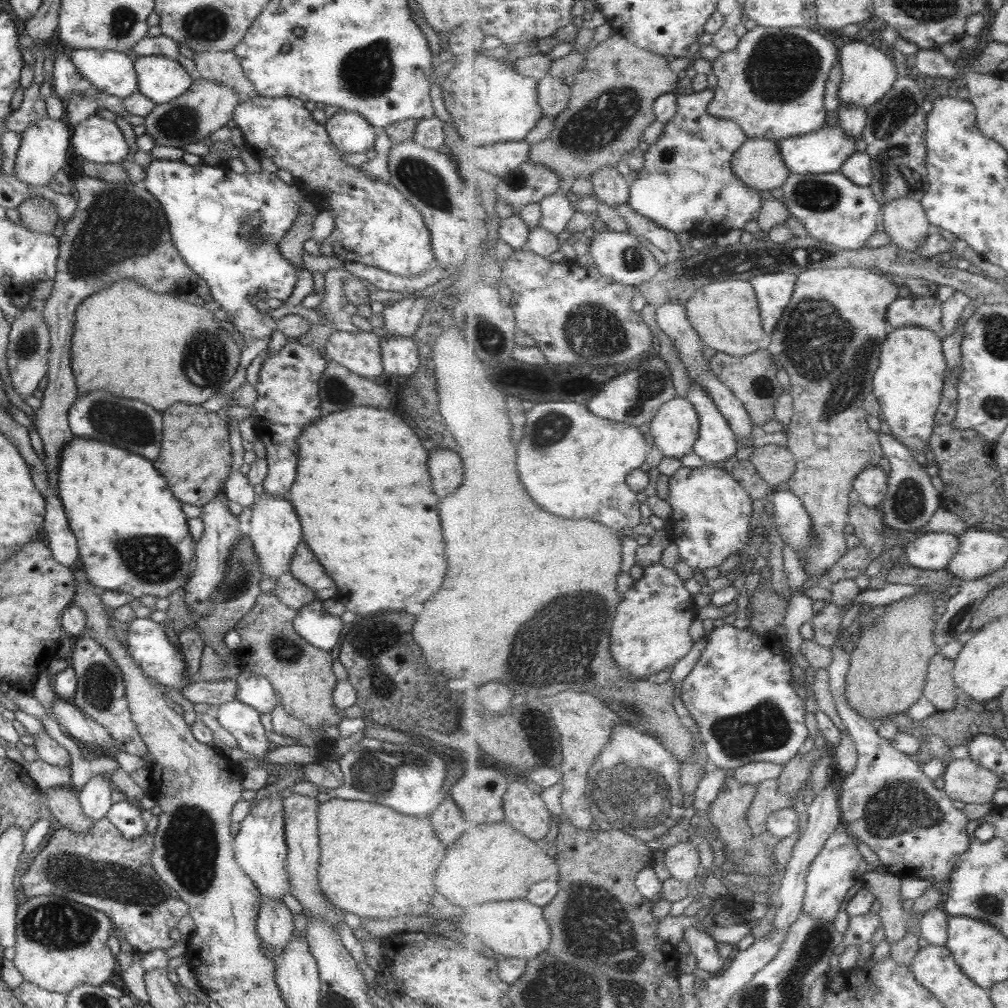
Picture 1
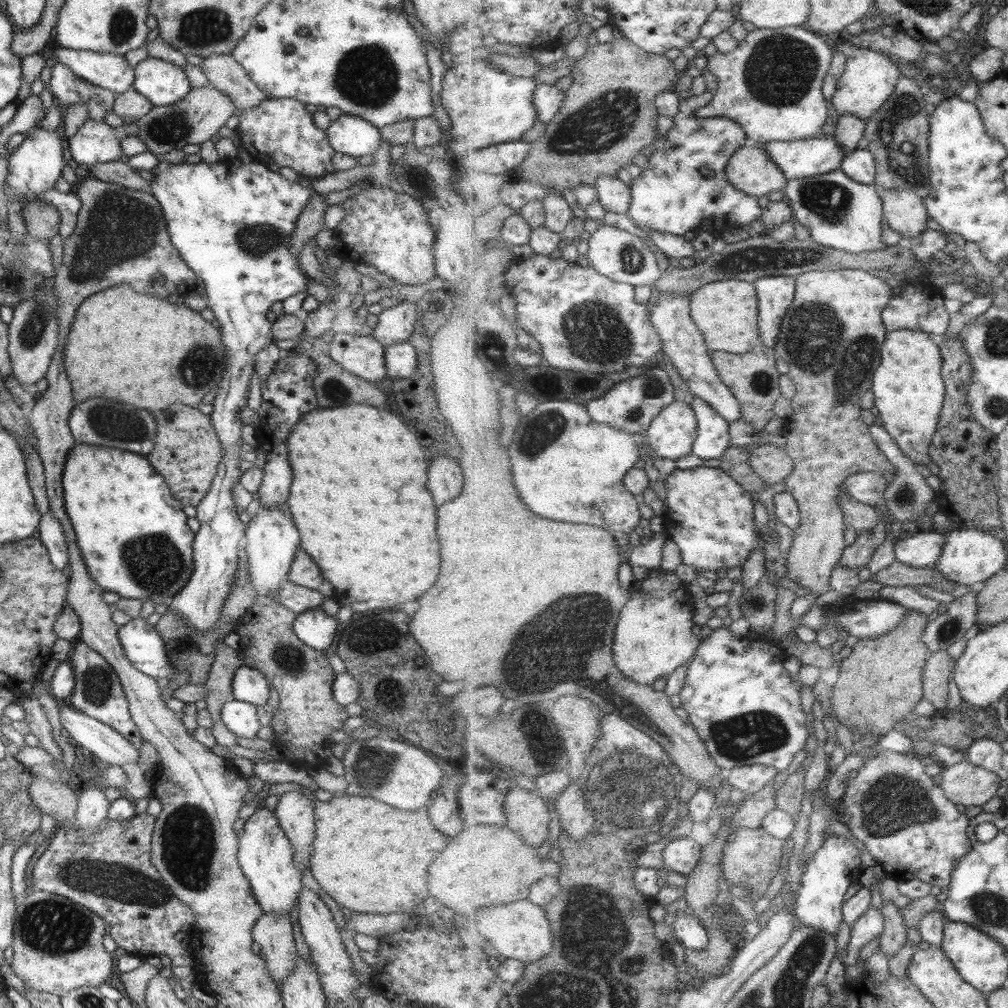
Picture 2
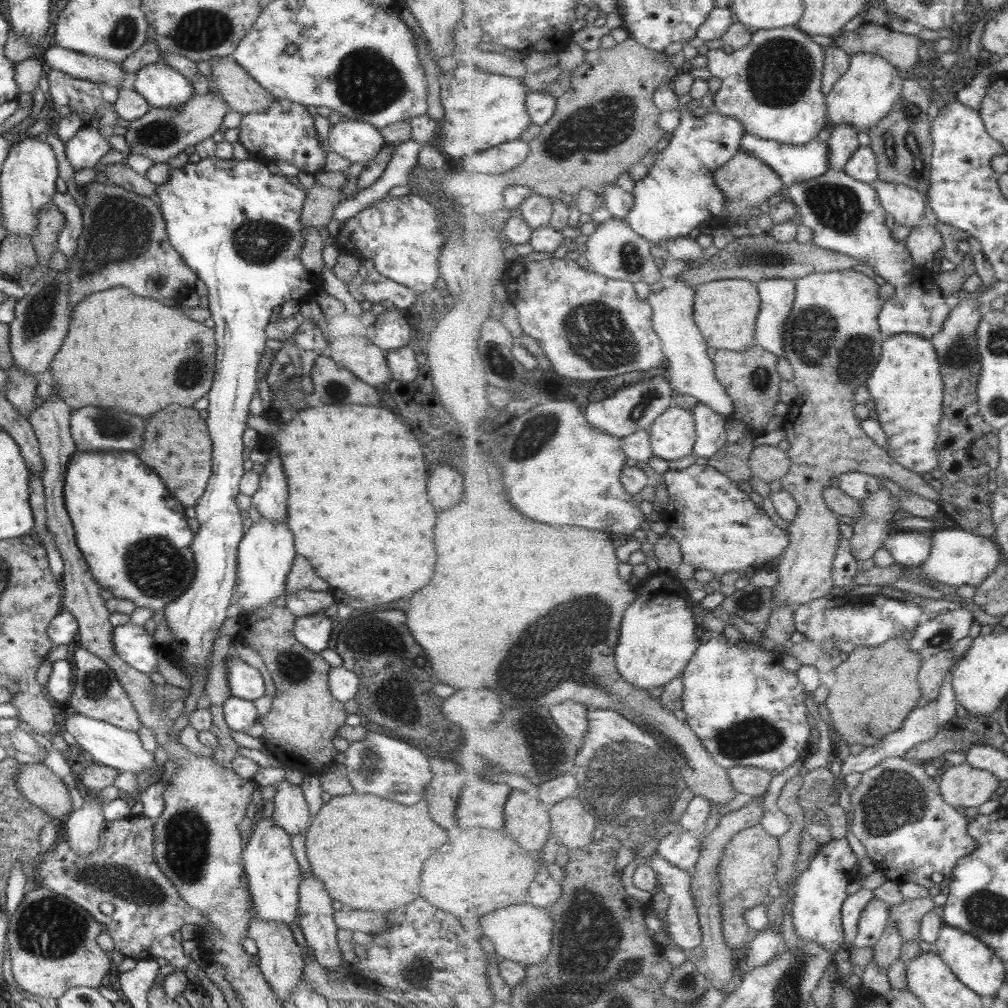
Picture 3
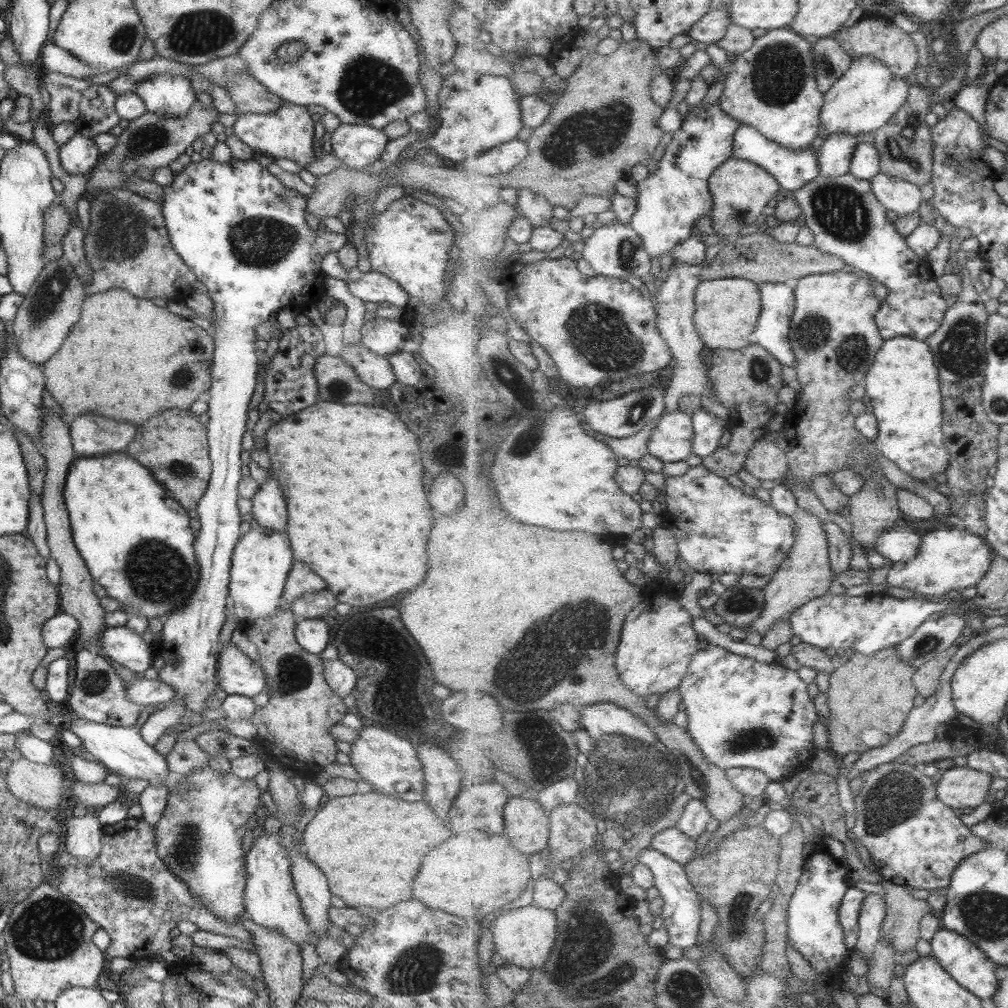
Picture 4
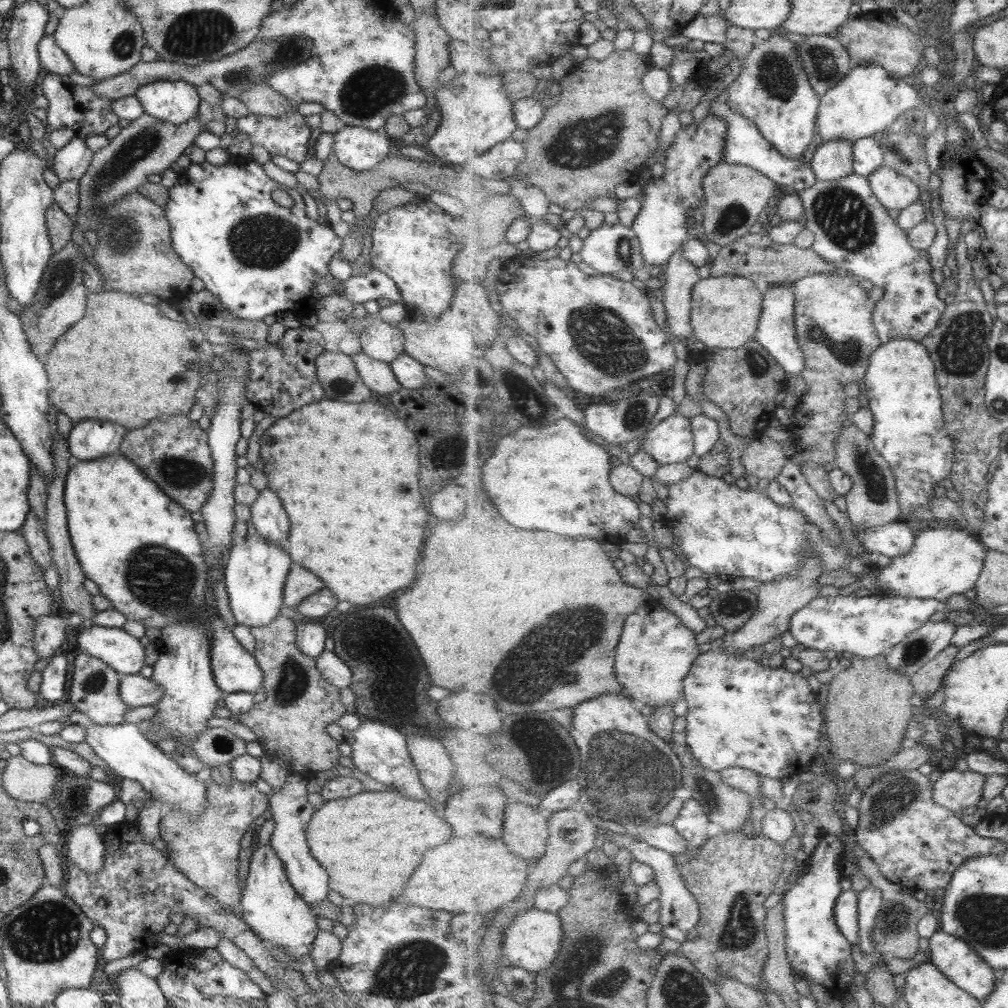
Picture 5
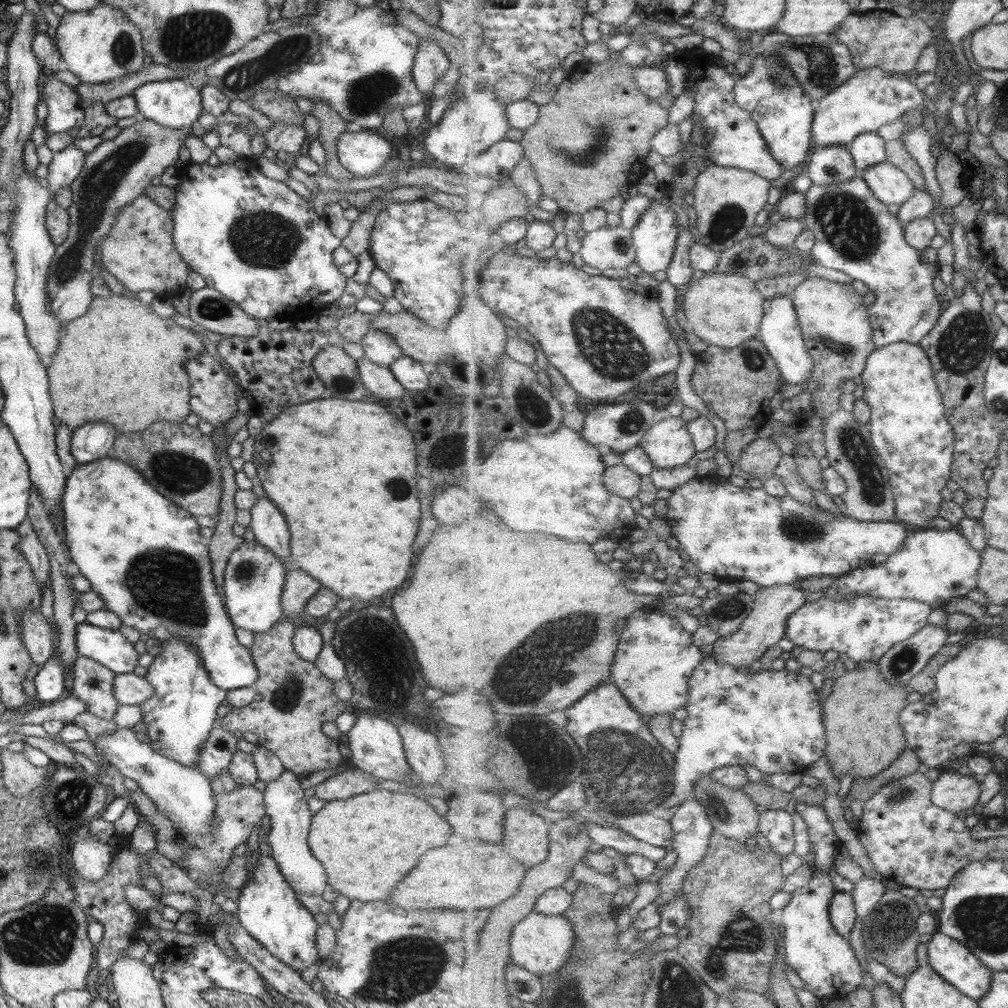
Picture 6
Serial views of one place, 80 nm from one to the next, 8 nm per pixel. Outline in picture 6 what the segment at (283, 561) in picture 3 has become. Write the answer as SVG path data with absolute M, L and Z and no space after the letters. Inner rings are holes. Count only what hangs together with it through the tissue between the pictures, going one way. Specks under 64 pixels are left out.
M255 540L241 542L227 558L222 576L224 607L235 628L263 634L282 619L280 594L285 580L285 568Z

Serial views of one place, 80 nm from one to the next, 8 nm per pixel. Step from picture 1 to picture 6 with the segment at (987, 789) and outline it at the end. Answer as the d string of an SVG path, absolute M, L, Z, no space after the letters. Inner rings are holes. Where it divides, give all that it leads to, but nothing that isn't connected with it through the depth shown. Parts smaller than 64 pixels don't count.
M946 772L934 782L932 790L933 804L949 809L958 815L964 810L973 809L981 796L981 778L964 776L955 772Z

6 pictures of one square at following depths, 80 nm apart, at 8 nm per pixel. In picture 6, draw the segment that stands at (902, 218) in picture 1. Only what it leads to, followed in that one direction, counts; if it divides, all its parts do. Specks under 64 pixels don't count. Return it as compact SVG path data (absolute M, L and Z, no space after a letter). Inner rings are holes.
M889 161L870 166L861 176L872 188L877 199L890 208L891 205L902 207L918 190L910 176Z

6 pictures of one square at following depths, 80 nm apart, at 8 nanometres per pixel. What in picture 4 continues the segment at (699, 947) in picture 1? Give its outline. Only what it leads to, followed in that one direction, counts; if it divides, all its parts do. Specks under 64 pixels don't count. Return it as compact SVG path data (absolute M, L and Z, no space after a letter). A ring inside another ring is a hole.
M653 846L644 848L642 851L638 852L637 855L638 862L646 864L653 872L654 887L665 900L665 908L663 908L662 913L663 927L667 929L669 937L671 937L671 945L681 950L699 945L700 925L702 920L700 897L694 890L691 878L687 875L684 866Z

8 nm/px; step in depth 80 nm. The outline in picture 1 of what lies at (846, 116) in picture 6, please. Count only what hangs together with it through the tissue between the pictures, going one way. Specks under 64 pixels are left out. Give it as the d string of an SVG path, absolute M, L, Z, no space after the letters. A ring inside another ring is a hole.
M870 40L853 42L841 46L841 70L843 70L842 83L839 89L840 99L843 102L858 104L863 108L871 108L880 102L892 90L896 80L904 71L901 65L893 62L889 51L882 51Z

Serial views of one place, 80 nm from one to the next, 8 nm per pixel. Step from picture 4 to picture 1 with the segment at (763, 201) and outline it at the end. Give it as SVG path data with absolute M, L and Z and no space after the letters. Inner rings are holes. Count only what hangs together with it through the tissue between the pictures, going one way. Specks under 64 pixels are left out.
M748 138L733 157L732 167L749 188L765 193L773 188L781 189L792 174L777 140Z

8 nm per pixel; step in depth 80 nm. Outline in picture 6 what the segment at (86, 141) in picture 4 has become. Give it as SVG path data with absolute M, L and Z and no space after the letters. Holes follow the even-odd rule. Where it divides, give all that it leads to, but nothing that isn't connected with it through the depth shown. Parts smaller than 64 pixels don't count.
M72 144L65 148L53 152L52 159L47 167L46 190L49 195L69 186L73 179L79 175L82 167L83 154L76 146Z

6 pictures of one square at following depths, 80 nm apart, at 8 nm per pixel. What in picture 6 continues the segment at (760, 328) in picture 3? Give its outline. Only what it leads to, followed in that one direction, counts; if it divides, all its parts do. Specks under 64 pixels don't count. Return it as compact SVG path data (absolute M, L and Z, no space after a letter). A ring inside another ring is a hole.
M780 294L774 300L767 302L767 311L757 338L764 342L770 355L776 360L785 383L803 384L812 378L815 362L806 347L792 295Z

